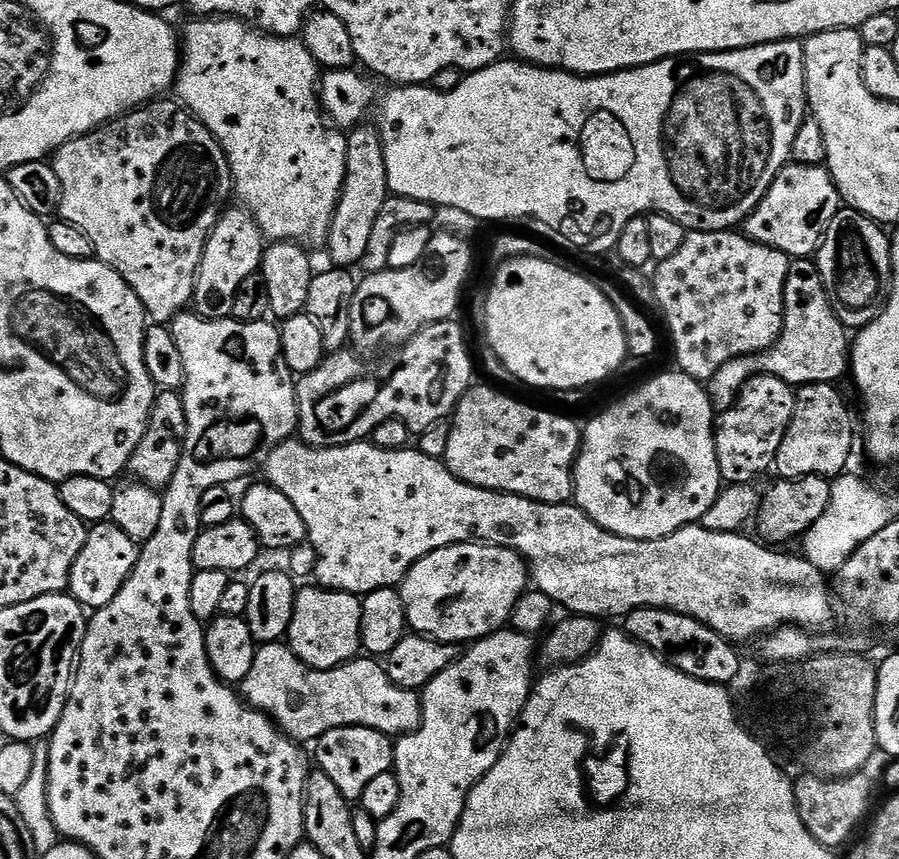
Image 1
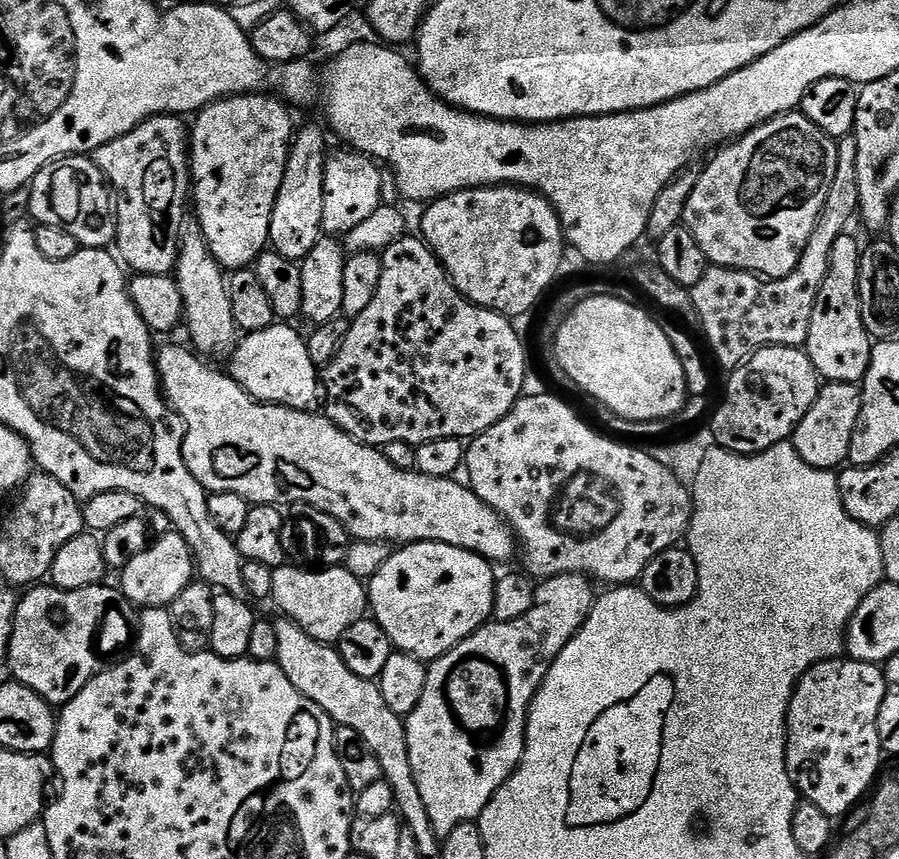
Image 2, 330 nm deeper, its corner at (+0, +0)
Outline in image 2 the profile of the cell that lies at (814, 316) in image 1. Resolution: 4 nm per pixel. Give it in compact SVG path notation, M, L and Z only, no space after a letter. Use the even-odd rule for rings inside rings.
M851 234L840 236L838 242L834 242L826 282L822 282L822 290L818 290L818 298L814 302L814 314L810 314L806 351L810 362L814 362L817 374L833 384L860 384L868 373L868 363L872 357L874 340L862 322L858 298L861 251L862 244Z

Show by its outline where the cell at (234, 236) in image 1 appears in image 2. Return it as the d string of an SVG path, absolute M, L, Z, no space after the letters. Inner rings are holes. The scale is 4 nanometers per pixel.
M249 94L246 96L226 96L223 100L215 100L208 107L200 109L195 117L196 125L190 128L190 200L196 203L196 220L198 231L204 235L208 243L210 254L214 256L221 268L225 270L244 270L255 265L259 256L269 247L268 235L270 234L270 218L274 214L274 202L278 198L278 190L282 186L282 178L286 174L286 162L288 161L288 150L294 139L294 127L292 128L292 116L289 105L281 97L275 94Z

